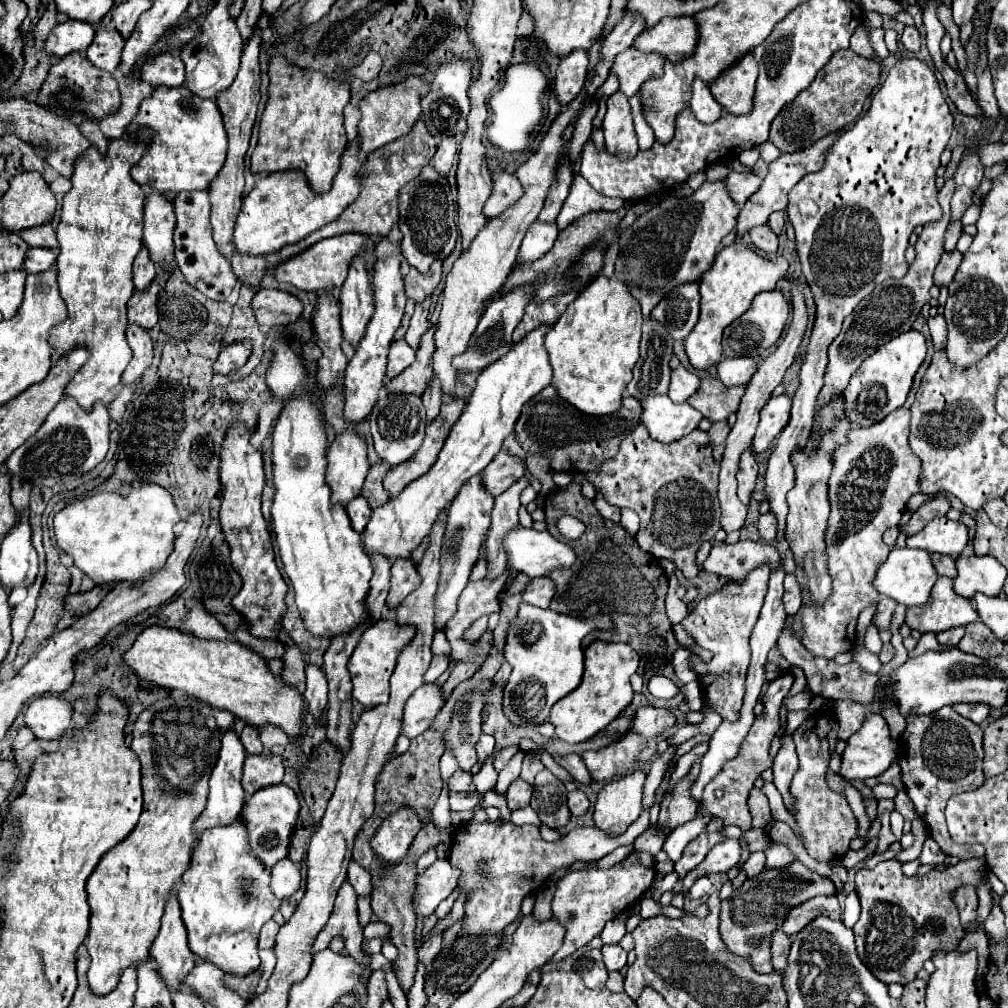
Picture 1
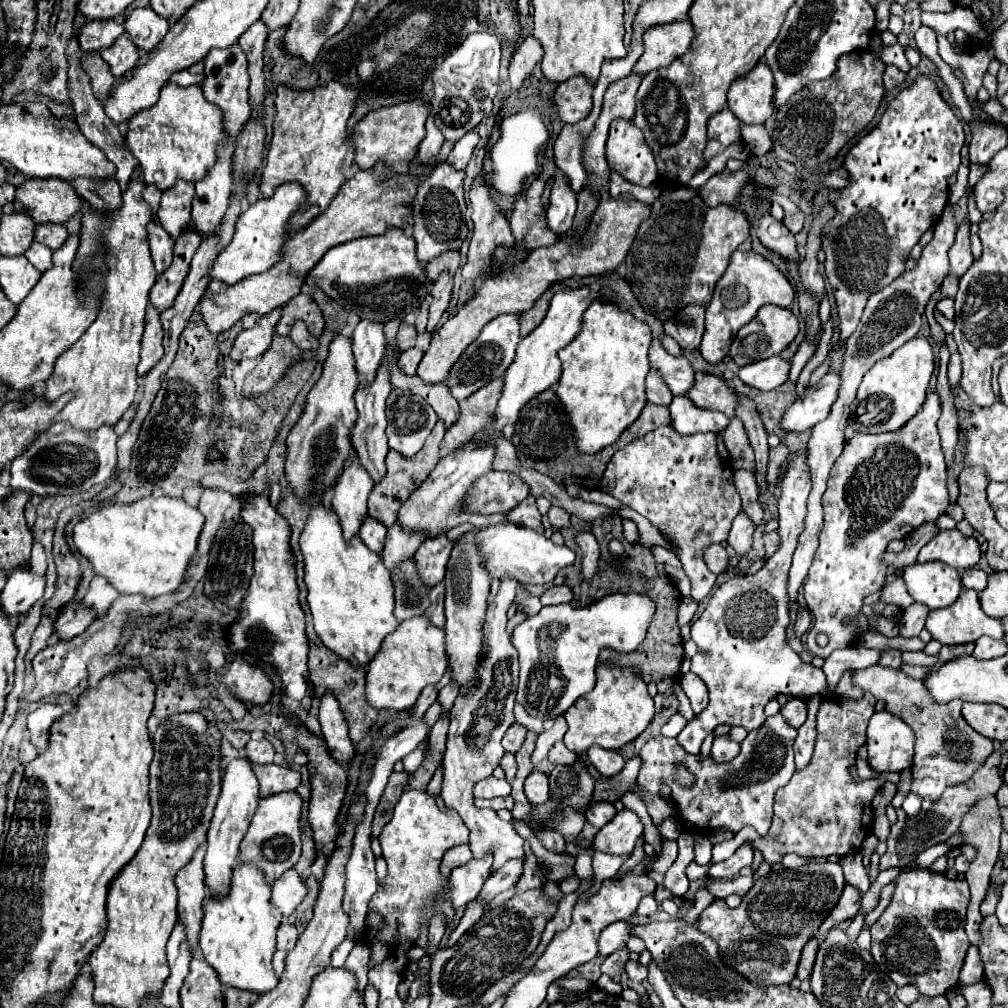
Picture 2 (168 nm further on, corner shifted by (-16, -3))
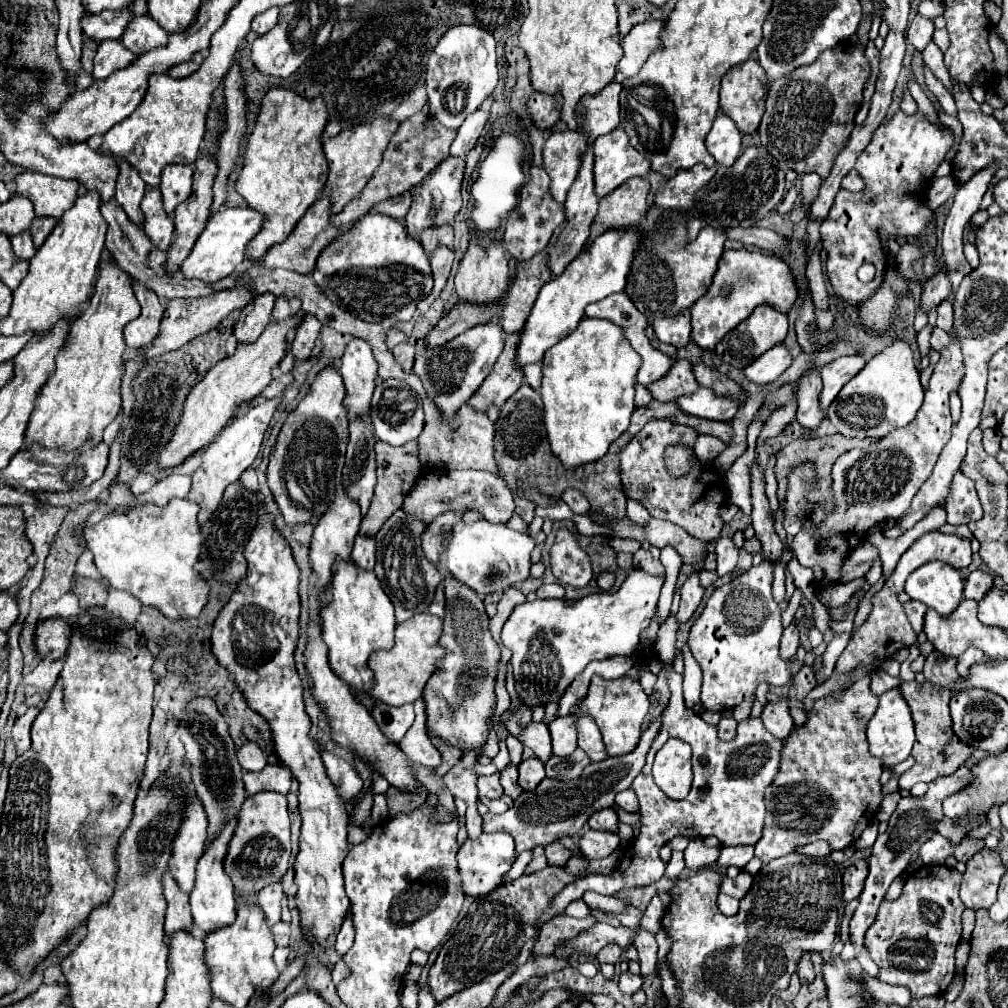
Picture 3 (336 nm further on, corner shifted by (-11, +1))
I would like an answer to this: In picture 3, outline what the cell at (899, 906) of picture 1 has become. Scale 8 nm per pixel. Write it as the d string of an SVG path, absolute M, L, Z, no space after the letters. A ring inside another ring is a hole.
M923 866L913 872L903 886L903 894L879 906L873 926L865 934L865 948L869 950L873 962L879 966L879 980L887 984L907 986L913 998L935 996L945 992L955 974L955 948L961 938L961 912L965 910L959 900L959 880L961 874L947 866Z

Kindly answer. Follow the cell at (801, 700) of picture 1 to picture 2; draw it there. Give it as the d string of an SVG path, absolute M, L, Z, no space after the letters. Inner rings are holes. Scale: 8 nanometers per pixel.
M790 698L784 706L782 706L782 716L786 718L786 722L794 728L800 728L806 720L806 712L808 712L808 706L806 706L806 700L800 700L800 698Z

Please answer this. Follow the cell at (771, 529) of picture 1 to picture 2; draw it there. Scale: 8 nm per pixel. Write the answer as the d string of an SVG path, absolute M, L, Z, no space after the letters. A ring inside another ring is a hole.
M772 530L772 532L764 534L764 546L766 546L766 556L772 556L776 552L776 548L780 546L778 530Z

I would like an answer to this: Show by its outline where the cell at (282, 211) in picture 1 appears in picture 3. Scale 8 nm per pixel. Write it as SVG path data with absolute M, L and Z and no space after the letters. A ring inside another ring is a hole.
M221 208L219 212L211 214L205 230L197 238L191 254L181 264L181 272L185 278L199 278L203 282L217 282L229 276L235 266L245 260L245 248L249 240L259 232L263 226L263 216L251 208Z

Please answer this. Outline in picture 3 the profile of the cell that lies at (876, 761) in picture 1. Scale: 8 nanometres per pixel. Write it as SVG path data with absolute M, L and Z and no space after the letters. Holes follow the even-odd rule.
M891 688L887 692L881 694L879 698L879 708L875 712L875 716L871 718L871 722L867 724L867 744L869 744L869 752L873 756L877 756L885 766L895 766L899 762L903 762L913 748L915 742L915 730L913 730L913 720L911 720L911 710L907 708L903 694L899 692L899 688Z

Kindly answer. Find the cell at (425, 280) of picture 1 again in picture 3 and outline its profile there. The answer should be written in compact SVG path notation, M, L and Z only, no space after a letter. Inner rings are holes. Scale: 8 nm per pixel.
M443 224L443 228L429 228L421 232L419 240L427 252L433 252L437 246L453 248L453 228L449 224Z

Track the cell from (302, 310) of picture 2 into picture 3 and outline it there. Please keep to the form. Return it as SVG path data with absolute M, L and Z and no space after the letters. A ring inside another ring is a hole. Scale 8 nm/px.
M305 314L303 322L297 328L297 334L291 342L291 350L289 350L291 356L295 360L307 360L311 356L311 350L315 346L315 340L317 340L319 332L321 332L321 322L315 316Z

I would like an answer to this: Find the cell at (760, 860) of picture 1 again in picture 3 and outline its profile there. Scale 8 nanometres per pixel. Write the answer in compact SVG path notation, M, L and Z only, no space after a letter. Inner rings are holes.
M819 840L819 842L811 842L807 846L801 846L797 852L807 854L807 856L829 856L833 850L831 850L831 846L827 842Z

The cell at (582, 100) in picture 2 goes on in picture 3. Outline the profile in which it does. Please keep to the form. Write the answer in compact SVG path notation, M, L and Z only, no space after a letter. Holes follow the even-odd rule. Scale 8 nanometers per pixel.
M533 92L531 98L527 100L527 114L539 130L549 130L551 126L555 126L555 122L559 120L559 112L561 112L559 96L551 98L547 94Z

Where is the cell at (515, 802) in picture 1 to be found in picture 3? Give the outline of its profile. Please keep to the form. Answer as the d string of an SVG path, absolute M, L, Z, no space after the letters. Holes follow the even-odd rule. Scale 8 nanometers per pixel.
M539 758L521 760L519 768L519 786L523 790L533 790L545 778L545 766Z

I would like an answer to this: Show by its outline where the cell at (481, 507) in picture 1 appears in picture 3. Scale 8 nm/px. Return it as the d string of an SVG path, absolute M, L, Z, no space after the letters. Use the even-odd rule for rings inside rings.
M445 576L445 628L441 636L441 646L447 650L447 656L437 664L437 670L423 688L425 712L427 712L427 734L433 738L441 738L451 746L461 750L477 750L483 748L487 742L487 720L495 710L495 676L497 676L497 662L501 658L499 644L491 638L489 632L489 616L485 612L483 600L465 584L459 584L455 578Z

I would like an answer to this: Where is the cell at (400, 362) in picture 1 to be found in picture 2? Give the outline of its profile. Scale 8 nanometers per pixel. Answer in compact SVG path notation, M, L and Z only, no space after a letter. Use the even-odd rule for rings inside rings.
M410 348L410 350L406 350L406 352L402 352L402 354L398 356L398 368L400 368L404 374L414 376L414 374L416 374L416 368L418 368L418 364L420 364L420 360L422 360L422 356L424 356L422 350Z

